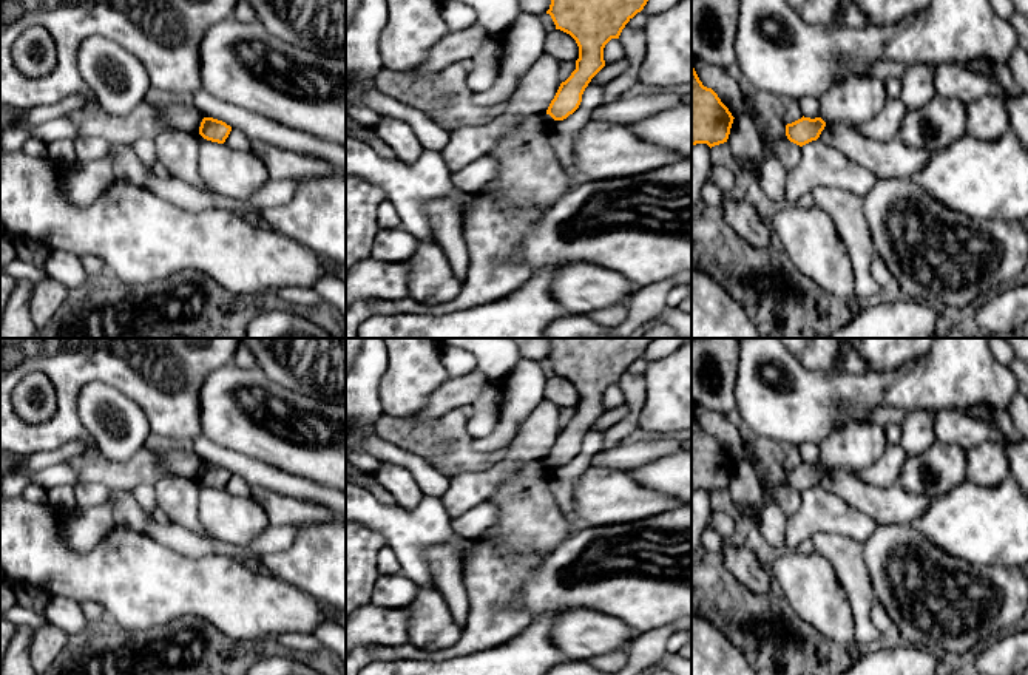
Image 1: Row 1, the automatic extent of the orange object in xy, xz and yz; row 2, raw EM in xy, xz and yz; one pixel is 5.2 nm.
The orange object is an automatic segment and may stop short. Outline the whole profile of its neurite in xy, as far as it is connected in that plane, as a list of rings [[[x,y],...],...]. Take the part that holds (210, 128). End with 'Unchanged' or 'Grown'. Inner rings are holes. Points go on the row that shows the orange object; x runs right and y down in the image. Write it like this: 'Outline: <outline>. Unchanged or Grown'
Outline: [[[204,117],[199,127],[199,134],[211,142],[224,144],[232,131],[232,127],[213,117]]]. Unchanged

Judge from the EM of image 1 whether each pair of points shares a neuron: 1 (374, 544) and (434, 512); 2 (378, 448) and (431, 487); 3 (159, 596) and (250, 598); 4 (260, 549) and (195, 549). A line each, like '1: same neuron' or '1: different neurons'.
1: different neurons
2: same neuron
3: same neuron
4: same neuron

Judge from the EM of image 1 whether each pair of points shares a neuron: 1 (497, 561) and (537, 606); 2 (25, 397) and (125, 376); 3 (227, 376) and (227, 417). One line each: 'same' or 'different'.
1: different
2: different
3: same

